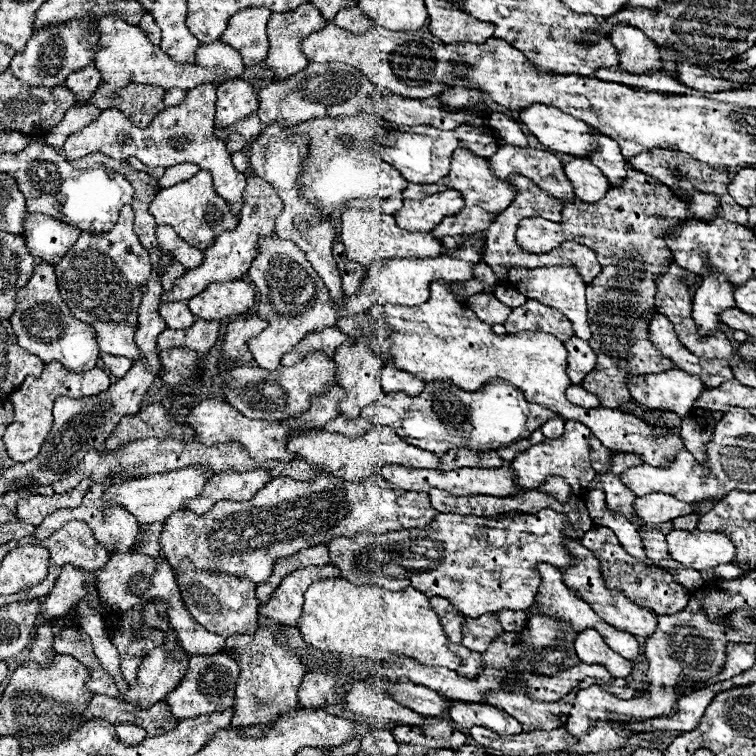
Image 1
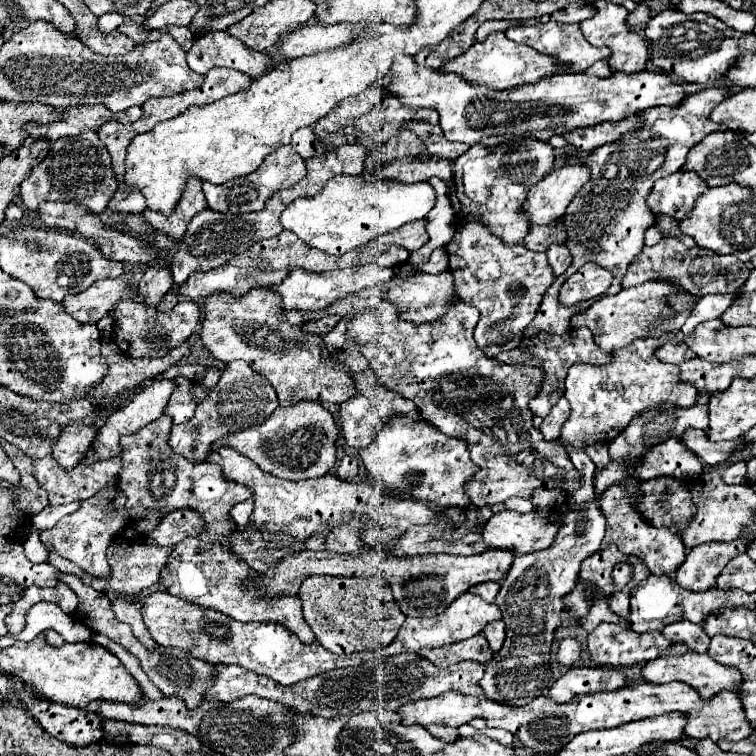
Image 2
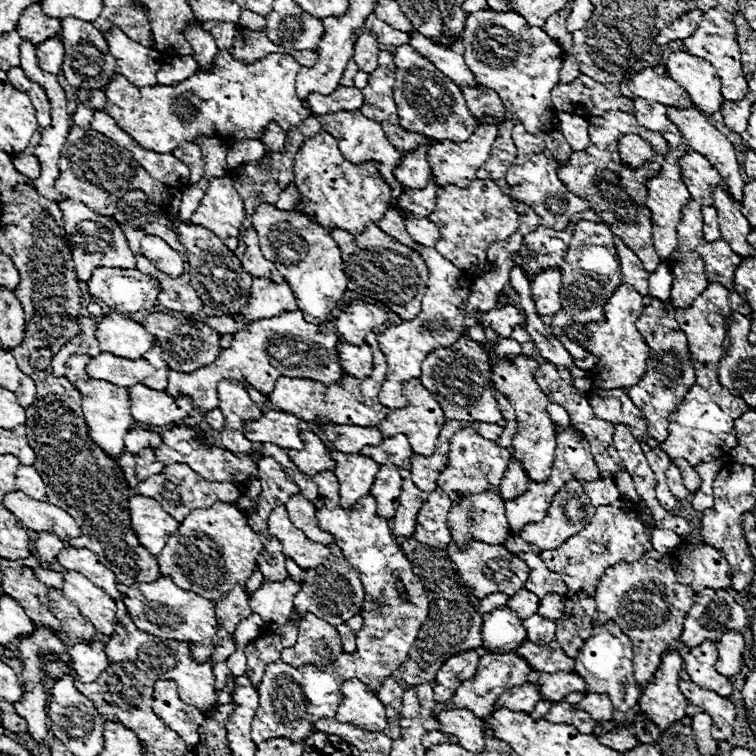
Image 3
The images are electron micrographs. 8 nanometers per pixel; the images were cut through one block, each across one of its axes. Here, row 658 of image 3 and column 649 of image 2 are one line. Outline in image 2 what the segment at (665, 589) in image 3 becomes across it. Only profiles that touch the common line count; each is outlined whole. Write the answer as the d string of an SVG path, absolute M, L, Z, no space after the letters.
M600 624L590 636L588 636L588 652L590 660L598 666L610 666L610 668L624 668L624 666L644 666L648 660L654 660L670 648L670 640L666 640L660 632L654 634L638 634L632 632L628 626L620 624Z

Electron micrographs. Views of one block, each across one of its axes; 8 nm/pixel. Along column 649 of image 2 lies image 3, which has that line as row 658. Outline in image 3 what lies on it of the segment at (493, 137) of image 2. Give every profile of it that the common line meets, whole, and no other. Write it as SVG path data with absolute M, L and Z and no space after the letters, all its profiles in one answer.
M84 642L70 646L70 662L82 682L94 682L108 668L108 656L102 642Z

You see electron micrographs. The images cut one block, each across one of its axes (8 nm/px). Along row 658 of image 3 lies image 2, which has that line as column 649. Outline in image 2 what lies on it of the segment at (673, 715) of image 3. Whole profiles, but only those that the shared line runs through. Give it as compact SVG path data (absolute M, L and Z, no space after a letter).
M672 644L666 652L662 652L656 660L650 660L644 668L642 668L642 676L646 682L652 684L668 684L668 682L684 682L688 686L692 686L702 700L710 700L714 698L718 692L722 690L736 690L740 686L740 670L732 668L732 666L722 666L716 660L712 660L708 654L698 654L698 652L684 652L688 650L684 644Z

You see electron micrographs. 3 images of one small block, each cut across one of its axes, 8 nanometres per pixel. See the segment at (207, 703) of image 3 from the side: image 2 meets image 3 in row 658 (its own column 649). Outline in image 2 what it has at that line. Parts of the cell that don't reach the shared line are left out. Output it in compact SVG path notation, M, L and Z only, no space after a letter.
M716 82L706 86L702 92L690 94L680 108L672 108L672 106L650 108L640 116L642 120L646 120L646 126L642 126L634 134L624 136L624 140L616 144L594 148L582 160L582 164L590 168L590 180L574 196L566 214L562 216L564 230L566 230L566 246L572 252L574 260L568 272L556 278L554 284L544 294L544 300L532 324L536 328L530 326L526 330L526 336L536 334L538 328L540 332L550 332L550 334L564 334L570 330L568 326L570 316L584 308L582 304L562 306L558 300L558 290L586 262L594 262L612 272L614 282L608 294L618 294L622 290L620 288L622 276L626 274L626 268L636 258L636 254L644 248L644 232L654 224L654 214L646 204L646 198L654 182L658 178L678 172L686 162L686 154L708 134L718 130L718 124L710 120L710 112L730 96L730 88L732 88L730 84Z

